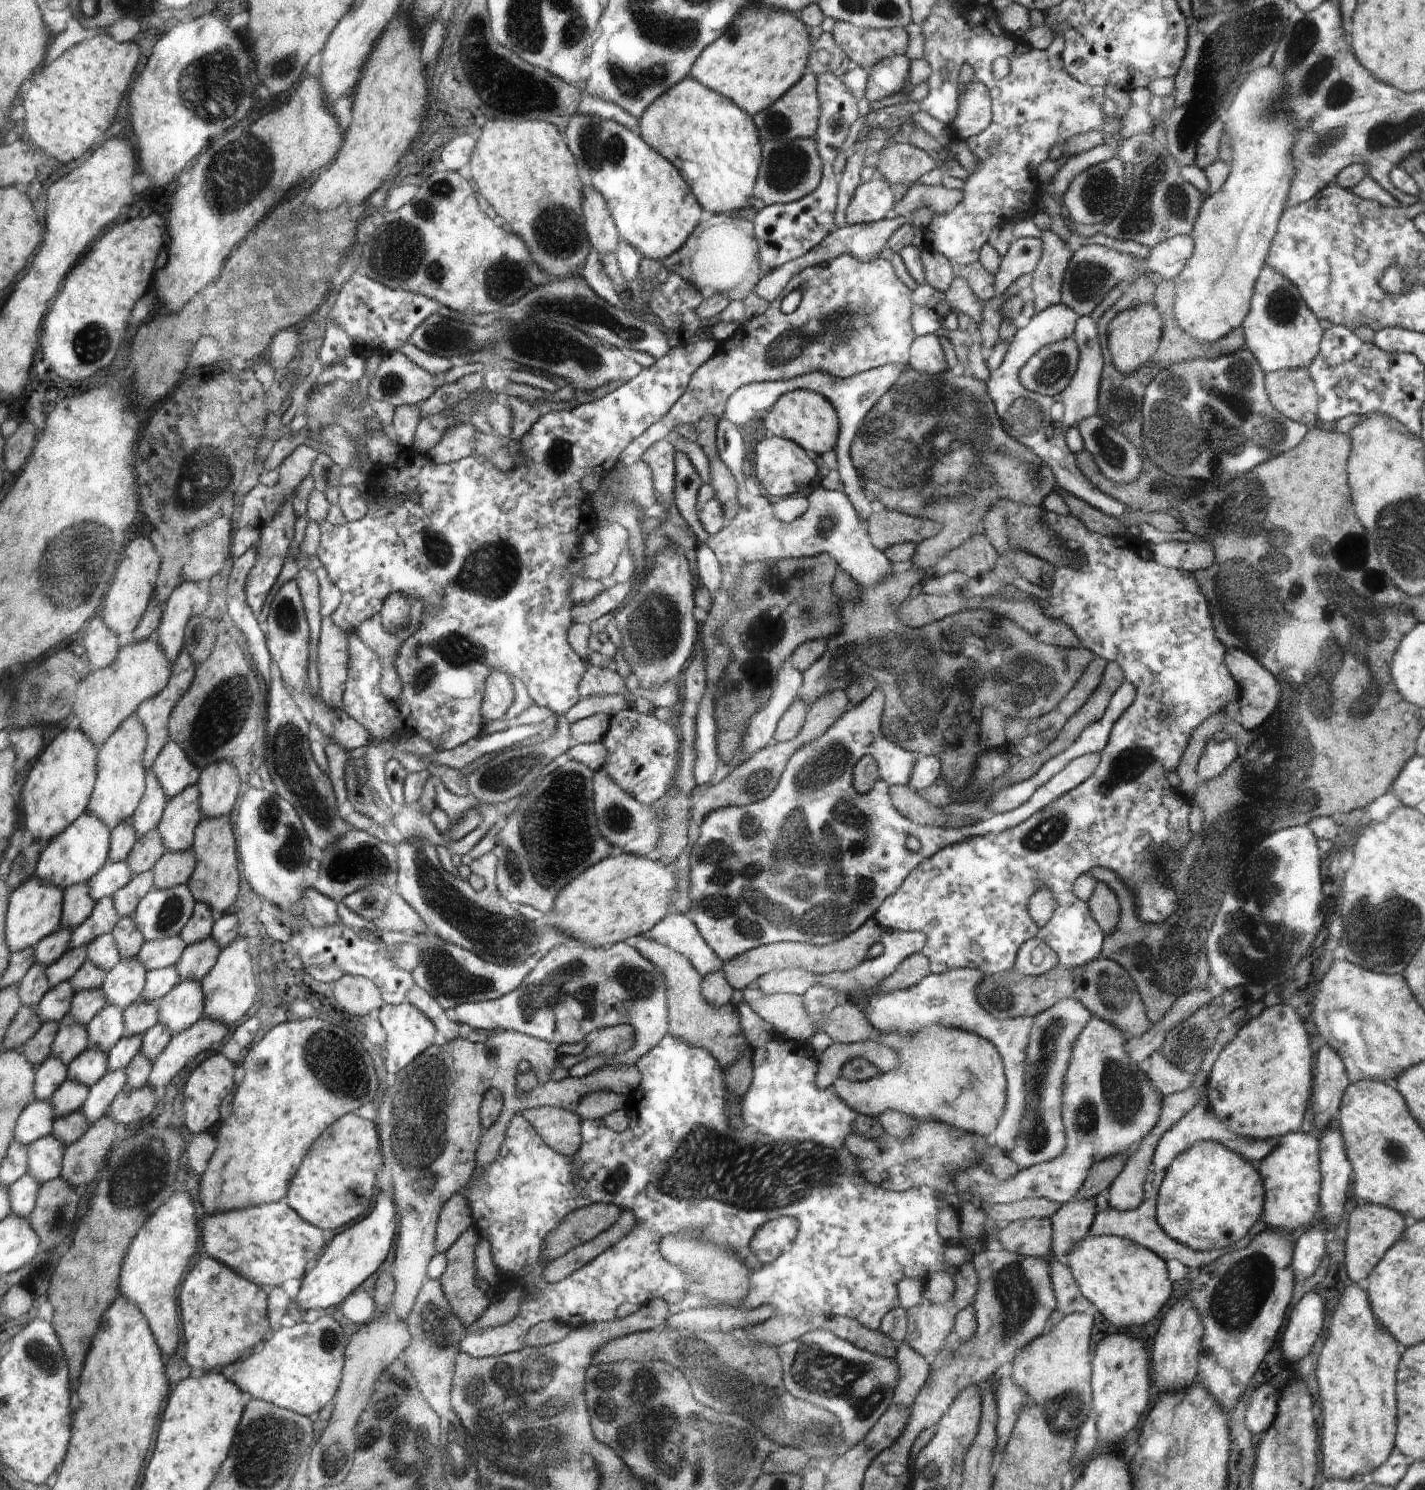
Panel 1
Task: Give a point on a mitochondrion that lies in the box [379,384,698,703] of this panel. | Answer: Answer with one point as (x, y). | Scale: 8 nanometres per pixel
(490, 570)

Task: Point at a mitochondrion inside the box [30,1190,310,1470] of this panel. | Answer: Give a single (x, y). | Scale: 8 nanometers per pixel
(58, 1221)

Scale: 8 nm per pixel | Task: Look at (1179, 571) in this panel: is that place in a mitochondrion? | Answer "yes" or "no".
no

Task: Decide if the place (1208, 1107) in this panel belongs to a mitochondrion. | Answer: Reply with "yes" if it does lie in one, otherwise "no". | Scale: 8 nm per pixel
no

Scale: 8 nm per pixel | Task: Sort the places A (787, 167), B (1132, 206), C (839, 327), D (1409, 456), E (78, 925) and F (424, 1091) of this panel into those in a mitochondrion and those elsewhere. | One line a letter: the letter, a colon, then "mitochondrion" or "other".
A: mitochondrion
B: mitochondrion
C: mitochondrion
D: other
E: other
F: mitochondrion

